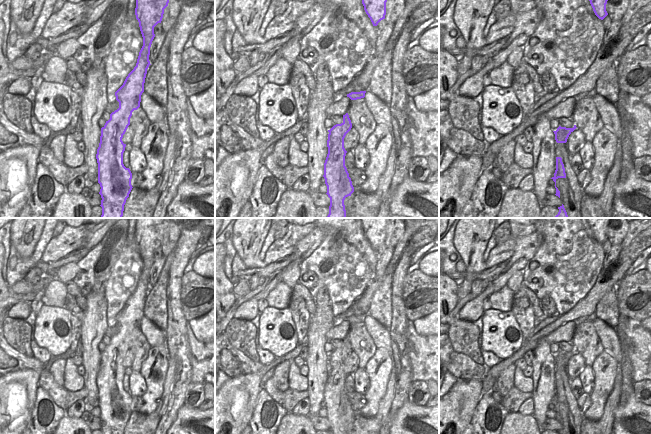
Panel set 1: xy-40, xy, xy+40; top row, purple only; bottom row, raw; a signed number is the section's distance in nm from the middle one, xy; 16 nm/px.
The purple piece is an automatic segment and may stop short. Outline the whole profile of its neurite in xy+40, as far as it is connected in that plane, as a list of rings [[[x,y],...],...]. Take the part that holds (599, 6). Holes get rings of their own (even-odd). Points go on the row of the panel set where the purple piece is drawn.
[[[589,0],[595,15],[603,20],[607,15],[606,4],[608,0]]]

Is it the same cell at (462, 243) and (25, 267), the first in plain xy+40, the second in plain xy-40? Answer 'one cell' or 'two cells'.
two cells

